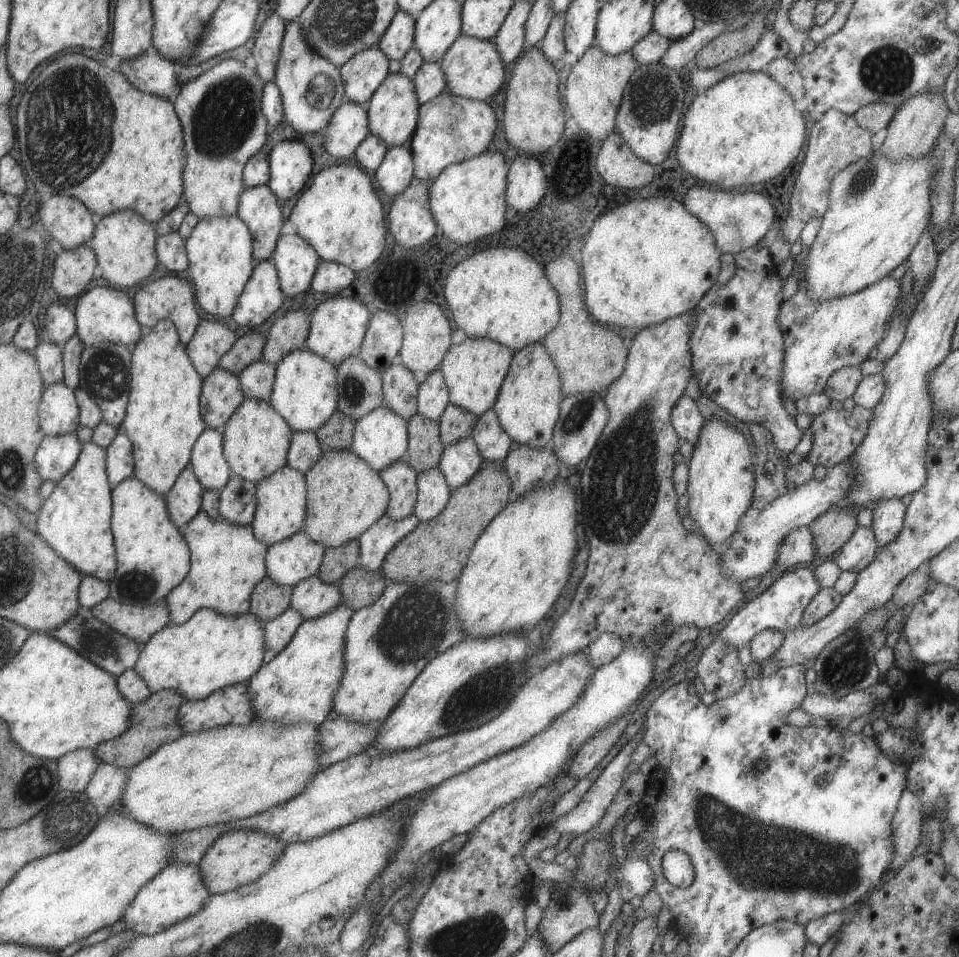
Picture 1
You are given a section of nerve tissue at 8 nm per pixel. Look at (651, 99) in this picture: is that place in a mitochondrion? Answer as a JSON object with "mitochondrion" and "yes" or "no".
{"mitochondrion":"yes"}

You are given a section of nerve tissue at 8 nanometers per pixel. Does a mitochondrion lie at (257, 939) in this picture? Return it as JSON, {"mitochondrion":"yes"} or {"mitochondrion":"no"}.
{"mitochondrion":"yes"}

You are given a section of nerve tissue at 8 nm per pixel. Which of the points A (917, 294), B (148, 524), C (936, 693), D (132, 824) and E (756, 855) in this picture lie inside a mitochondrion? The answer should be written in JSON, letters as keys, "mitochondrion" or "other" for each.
{"A":"other","B":"other","C":"other","D":"other","E":"mitochondrion"}

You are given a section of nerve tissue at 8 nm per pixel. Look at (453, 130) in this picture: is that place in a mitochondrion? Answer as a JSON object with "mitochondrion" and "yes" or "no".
{"mitochondrion":"yes"}

